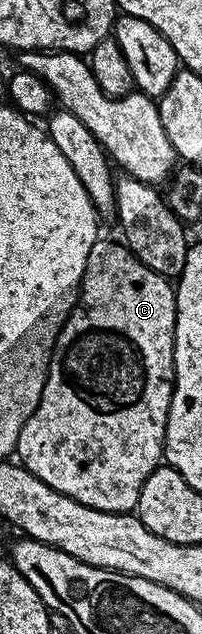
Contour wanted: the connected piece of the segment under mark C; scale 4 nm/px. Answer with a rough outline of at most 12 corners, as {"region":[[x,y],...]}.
{"region":[[99,238],[16,459],[100,512],[159,467],[177,294]]}

